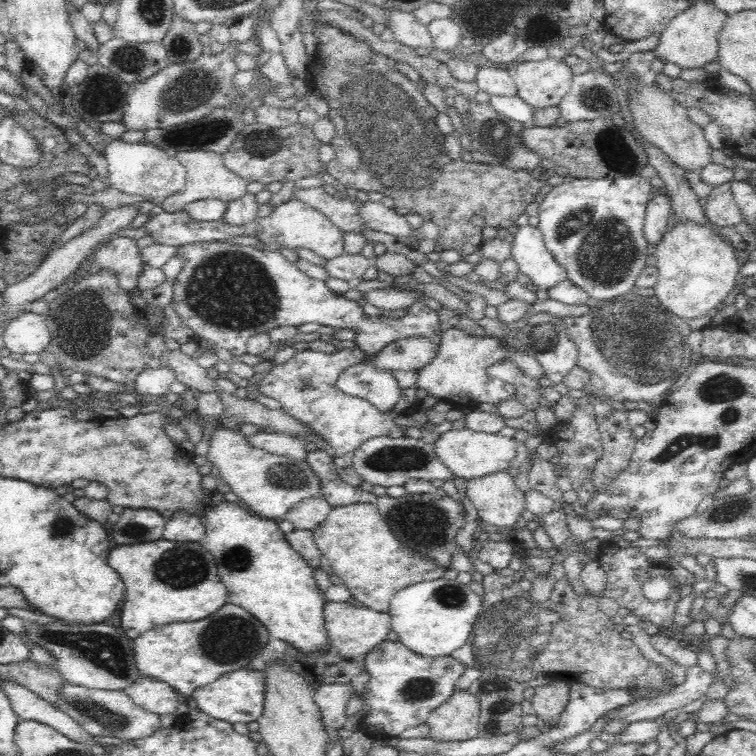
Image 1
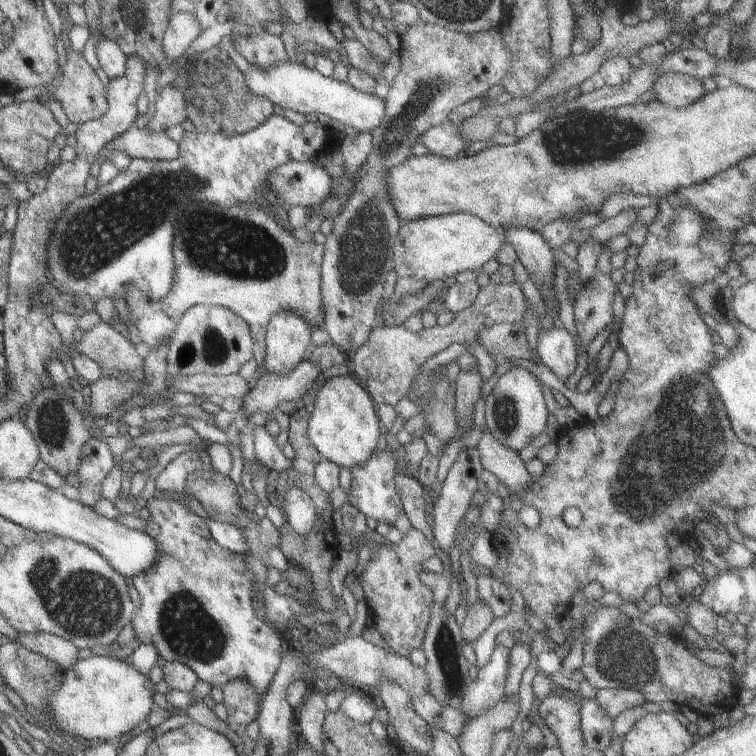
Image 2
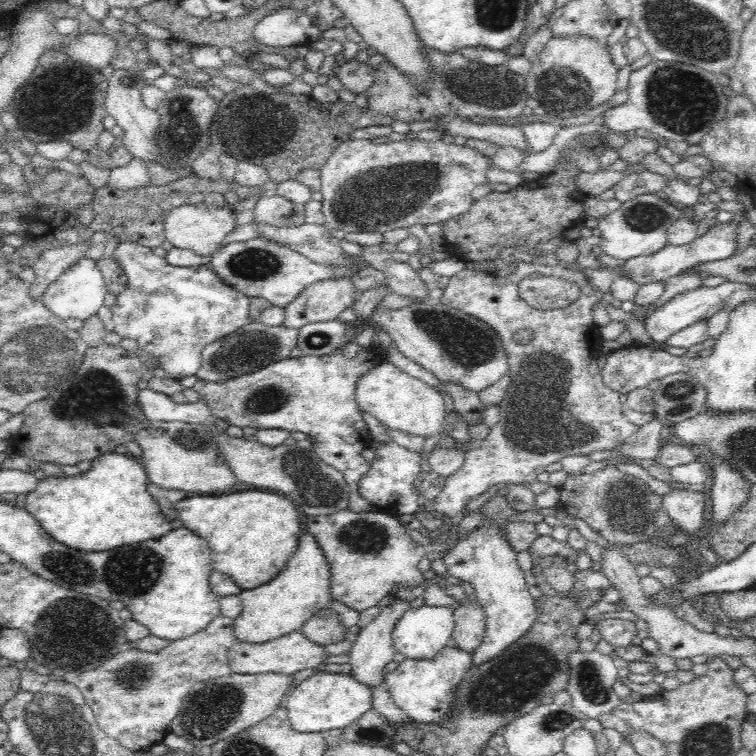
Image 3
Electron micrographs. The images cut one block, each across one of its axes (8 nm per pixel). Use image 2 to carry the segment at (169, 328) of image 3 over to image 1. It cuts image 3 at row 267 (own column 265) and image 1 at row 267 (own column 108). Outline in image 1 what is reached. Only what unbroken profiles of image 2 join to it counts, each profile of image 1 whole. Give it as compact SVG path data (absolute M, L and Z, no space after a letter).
M212 241L178 247L176 256L182 259L182 269L174 278L171 308L192 330L196 341L206 340L205 344L215 344L218 348L228 350L233 356L242 356L246 353L246 340L252 334L269 332L270 328L276 326L302 326L306 322L318 322L322 326L332 326L336 330L358 330L355 337L356 346L367 354L376 354L392 340L408 336L430 336L438 330L438 313L417 300L409 306L403 318L390 319L383 314L366 317L358 302L350 301L344 295L331 291L325 282L308 277L279 250L256 250L252 246L230 244L228 241Z

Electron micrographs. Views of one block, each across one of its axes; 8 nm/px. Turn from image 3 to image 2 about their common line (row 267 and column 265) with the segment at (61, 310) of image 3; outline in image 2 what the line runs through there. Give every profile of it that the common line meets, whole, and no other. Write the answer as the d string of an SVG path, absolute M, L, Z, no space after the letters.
M285 60L283 64L259 70L257 66L241 72L243 82L247 90L259 98L269 100L271 104L277 104L279 108L285 110L294 110L299 114L325 114L334 121L337 120L344 125L350 132L371 132L377 128L383 120L385 114L385 102L373 93L359 92L351 88L347 82L335 80L332 77L326 77L315 70L305 67L302 63Z

